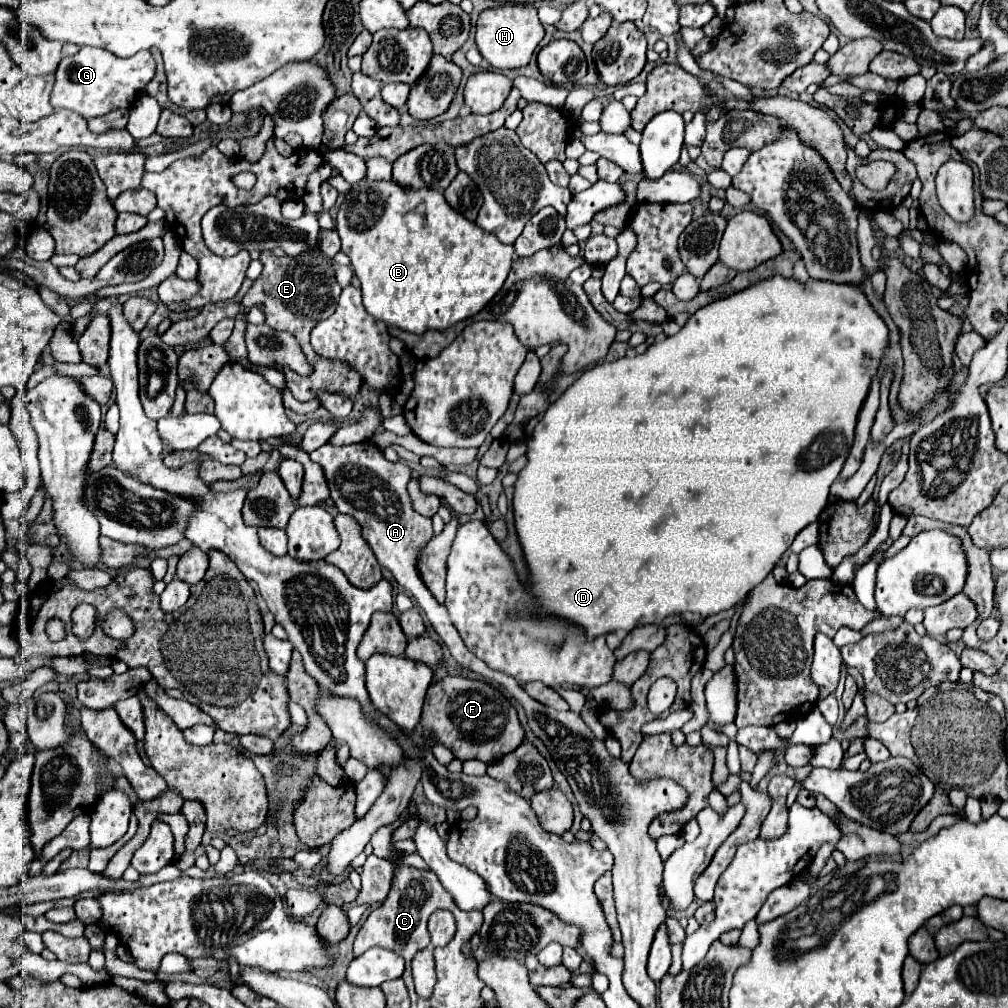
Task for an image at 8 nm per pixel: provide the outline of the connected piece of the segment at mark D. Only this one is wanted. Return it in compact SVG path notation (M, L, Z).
M774 275L770 279L764 279L764 281L758 281L734 295L728 295L724 299L718 299L702 309L698 309L688 321L686 325L672 337L666 337L664 341L660 343L654 343L650 345L642 355L636 355L632 359L628 357L622 357L618 361L612 361L612 363L598 363L594 365L592 369L584 371L544 413L542 421L536 425L534 429L534 439L530 437L526 441L528 445L528 451L526 451L526 457L528 457L528 463L526 467L518 473L518 481L514 485L514 517L516 517L516 529L518 529L518 537L520 537L520 543L522 543L522 549L524 549L524 555L526 555L526 563L530 567L530 581L532 581L532 587L530 591L536 595L536 607L540 607L540 613L556 613L560 617L566 617L578 625L582 625L584 629L588 629L592 635L606 635L610 631L632 631L634 627L638 625L650 625L650 623L658 623L660 619L668 617L668 615L676 615L676 613L684 613L684 611L690 611L690 613L698 613L702 617L708 617L708 615L716 615L724 609L730 609L734 607L736 603L740 603L748 591L752 591L756 585L760 585L760 581L764 581L764 577L774 569L774 565L780 561L782 553L792 545L794 537L810 523L818 521L820 513L824 511L826 503L828 503L828 495L830 495L830 485L838 479L838 473L842 471L842 465L850 453L850 447L852 447L852 441L854 441L854 427L856 427L856 419L858 419L858 413L862 409L862 403L868 395L868 389L870 389L870 383L872 383L872 377L876 375L884 355L886 355L886 349L888 349L888 327L884 323L884 319L874 311L874 307L870 305L870 301L866 299L864 291L860 285L836 285L834 281L816 281L816 279L808 279L806 283L800 283L798 279L790 277L782 277L782 275Z

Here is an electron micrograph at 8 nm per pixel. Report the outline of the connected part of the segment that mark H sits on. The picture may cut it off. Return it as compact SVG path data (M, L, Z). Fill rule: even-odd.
M506 3L496 9L486 9L480 13L476 23L476 45L480 55L494 69L518 69L530 63L534 49L544 39L544 27L538 21L538 13L534 5L516 5Z

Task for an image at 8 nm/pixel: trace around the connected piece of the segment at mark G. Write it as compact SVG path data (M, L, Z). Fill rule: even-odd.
M82 47L76 55L64 57L56 69L56 83L50 93L50 105L54 109L70 109L84 119L100 117L116 107L130 107L138 91L154 77L154 57L150 51L138 51L132 57L116 57L104 49Z

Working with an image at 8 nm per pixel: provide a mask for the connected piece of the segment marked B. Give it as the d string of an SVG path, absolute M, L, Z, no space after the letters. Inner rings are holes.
M358 181L340 205L336 231L340 231L342 251L350 257L354 275L362 285L366 311L376 321L408 333L426 333L428 329L444 331L480 313L502 289L514 261L512 245L500 243L496 235L482 231L476 223L456 213L442 193L432 189L406 189L394 181Z

